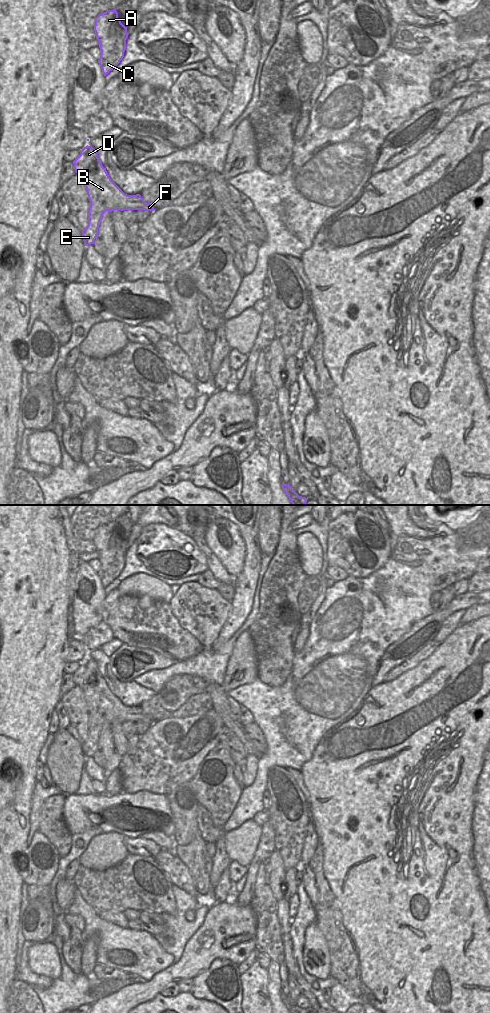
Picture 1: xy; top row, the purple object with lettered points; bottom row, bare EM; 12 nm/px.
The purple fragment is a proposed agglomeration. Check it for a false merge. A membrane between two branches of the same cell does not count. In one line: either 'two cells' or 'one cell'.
two cells

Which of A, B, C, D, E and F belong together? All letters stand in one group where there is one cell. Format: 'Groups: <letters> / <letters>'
Groups: A C D / B E F.

